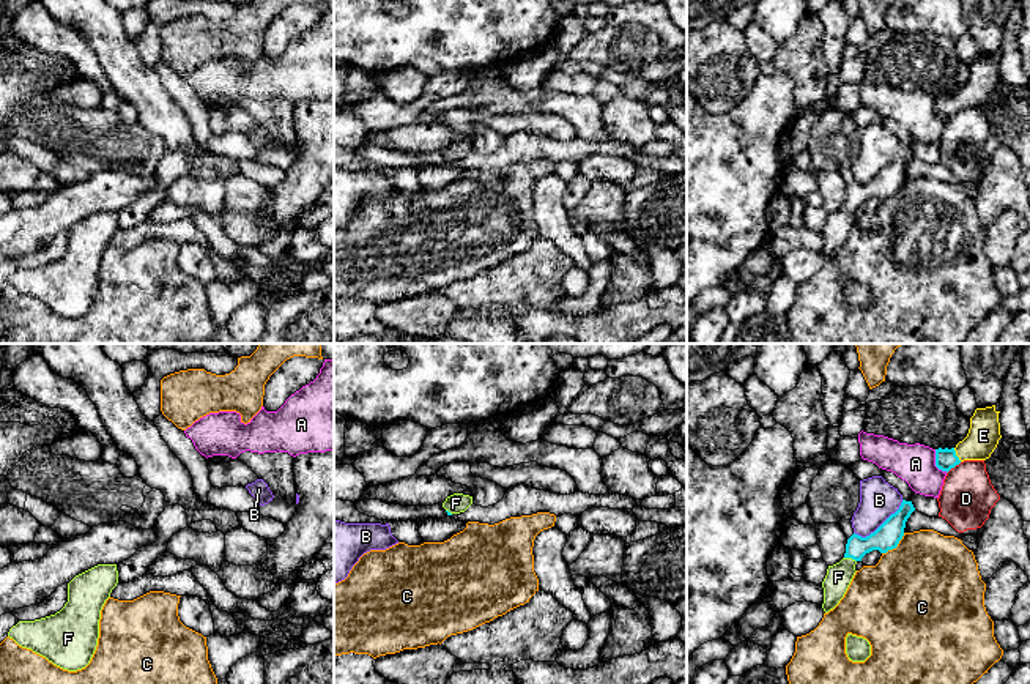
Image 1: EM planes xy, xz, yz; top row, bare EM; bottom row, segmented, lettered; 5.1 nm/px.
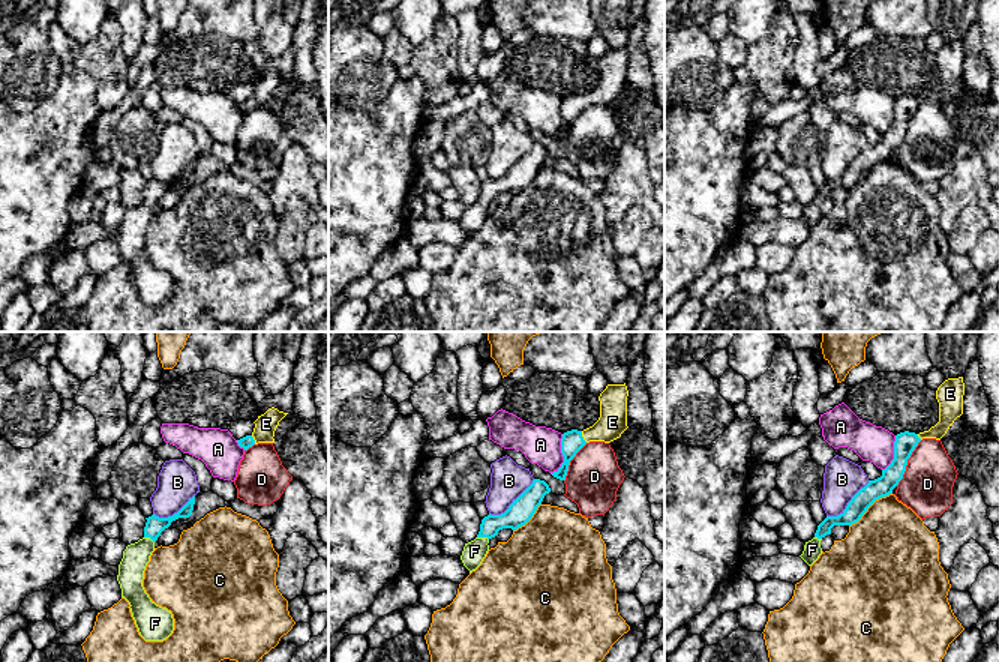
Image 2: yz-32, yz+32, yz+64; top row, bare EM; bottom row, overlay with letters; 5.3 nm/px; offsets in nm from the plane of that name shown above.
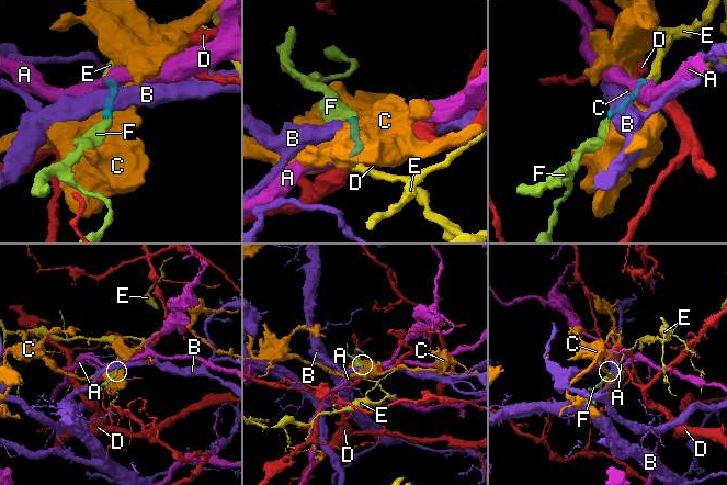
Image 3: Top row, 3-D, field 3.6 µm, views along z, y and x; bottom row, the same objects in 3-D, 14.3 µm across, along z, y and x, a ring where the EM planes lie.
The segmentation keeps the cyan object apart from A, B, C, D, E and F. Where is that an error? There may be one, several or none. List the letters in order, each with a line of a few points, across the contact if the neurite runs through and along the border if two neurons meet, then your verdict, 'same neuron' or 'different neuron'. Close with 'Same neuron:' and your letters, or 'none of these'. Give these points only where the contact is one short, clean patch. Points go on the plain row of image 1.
A: line yz (934, 96), (934, 111), (947, 118); different neuron
B: line yz (903, 147), (873, 178), (865, 183), (854, 180); different neuron
C: different neuron
D: line yz (961, 109), (947, 120); different neuron
E: line yz (945, 106), (955, 101), (969, 96), (983, 82); same neuron
F: line yz (887, 183), (862, 193), (851, 204), (838, 224); same neuron
Same neuron: E, F

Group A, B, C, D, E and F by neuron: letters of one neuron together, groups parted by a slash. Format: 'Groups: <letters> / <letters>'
Groups: A / B / C / D / E F

